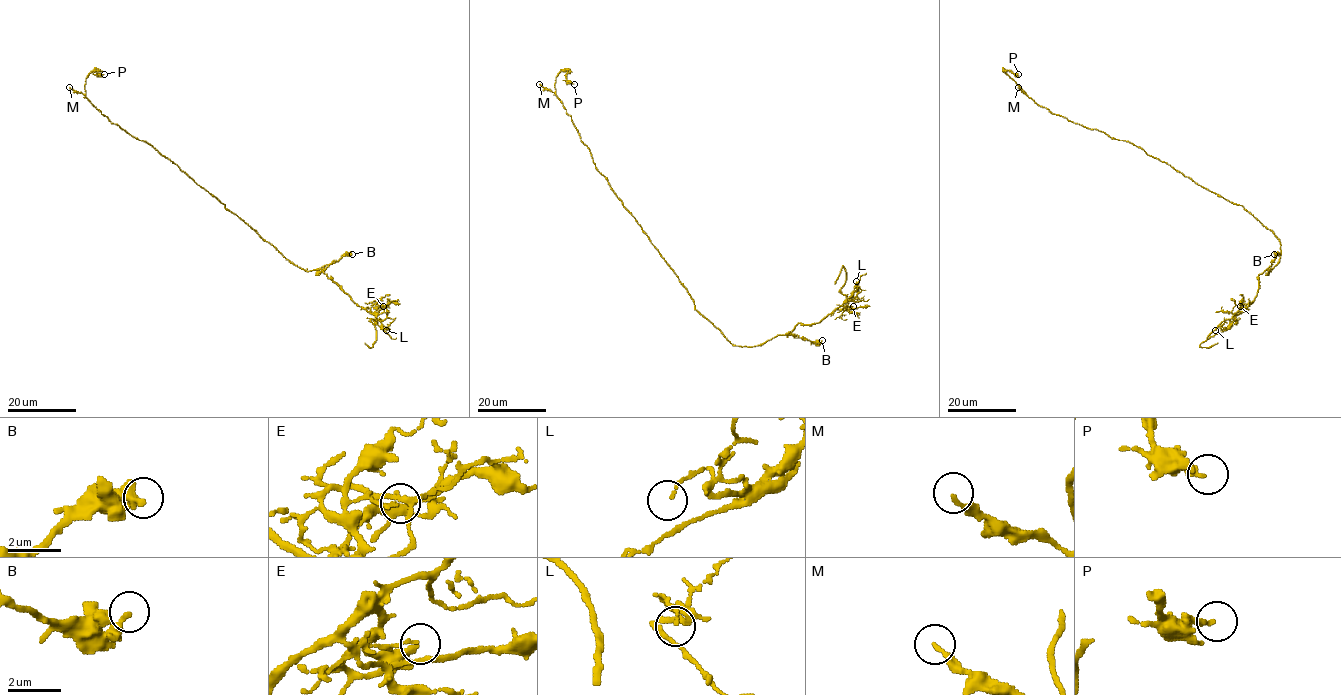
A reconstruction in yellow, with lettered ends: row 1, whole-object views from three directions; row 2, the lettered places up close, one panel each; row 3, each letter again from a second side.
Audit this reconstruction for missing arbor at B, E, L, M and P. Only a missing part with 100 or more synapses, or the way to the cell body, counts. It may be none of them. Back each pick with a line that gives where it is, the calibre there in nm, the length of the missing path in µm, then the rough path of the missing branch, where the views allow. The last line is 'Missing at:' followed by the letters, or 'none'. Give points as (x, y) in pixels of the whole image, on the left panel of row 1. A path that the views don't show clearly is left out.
Missing at: none

